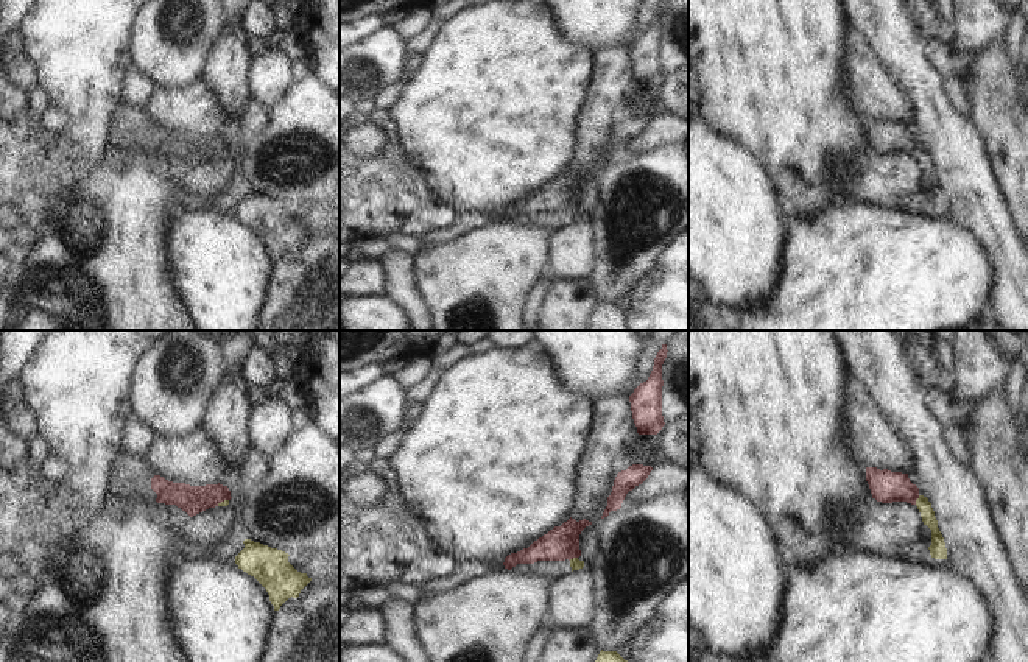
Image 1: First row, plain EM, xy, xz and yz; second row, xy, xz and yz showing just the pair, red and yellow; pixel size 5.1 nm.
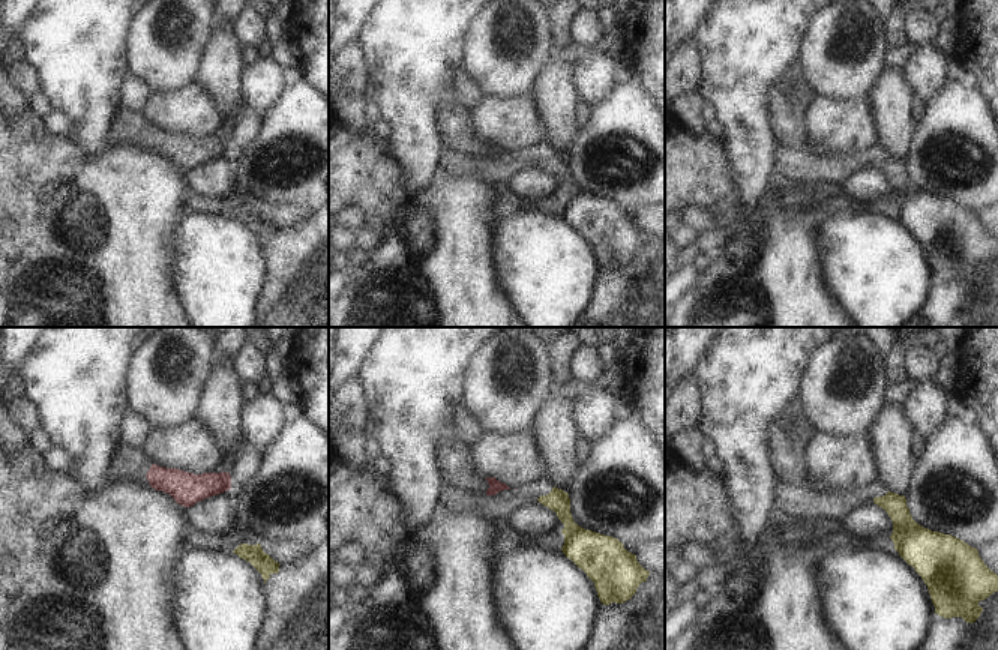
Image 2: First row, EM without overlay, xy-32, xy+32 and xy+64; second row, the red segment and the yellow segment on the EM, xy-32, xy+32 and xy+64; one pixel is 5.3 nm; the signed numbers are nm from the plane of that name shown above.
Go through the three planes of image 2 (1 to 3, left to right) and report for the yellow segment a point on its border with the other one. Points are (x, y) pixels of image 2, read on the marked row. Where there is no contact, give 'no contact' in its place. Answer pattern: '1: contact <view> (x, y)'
1: no contact
2: no contact
3: no contact

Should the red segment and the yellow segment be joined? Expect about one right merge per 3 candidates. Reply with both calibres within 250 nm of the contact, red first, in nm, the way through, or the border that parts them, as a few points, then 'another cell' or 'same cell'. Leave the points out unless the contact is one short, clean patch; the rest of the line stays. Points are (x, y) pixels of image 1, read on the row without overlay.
170 nm thick on the red side, 70 nm on the other; border along yz (919, 147), (915, 154); another cell

